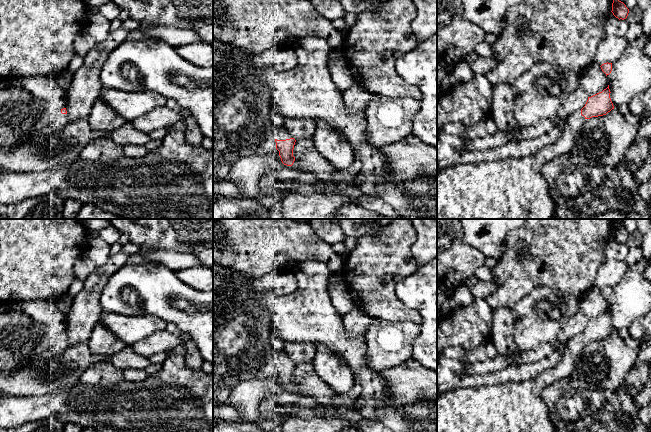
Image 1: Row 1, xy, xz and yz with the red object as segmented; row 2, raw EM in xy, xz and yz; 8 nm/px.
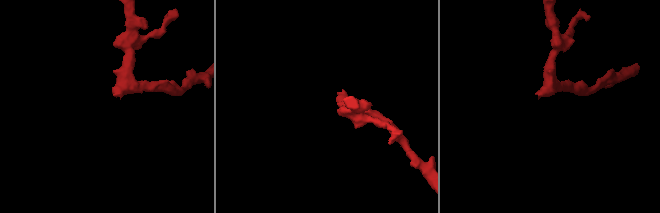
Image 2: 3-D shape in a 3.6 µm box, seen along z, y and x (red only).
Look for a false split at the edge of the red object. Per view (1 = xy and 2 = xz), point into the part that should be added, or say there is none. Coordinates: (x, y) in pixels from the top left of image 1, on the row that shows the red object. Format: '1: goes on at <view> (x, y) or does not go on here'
1: goes on at xy (59, 120)
2: goes on at xz (281, 134)

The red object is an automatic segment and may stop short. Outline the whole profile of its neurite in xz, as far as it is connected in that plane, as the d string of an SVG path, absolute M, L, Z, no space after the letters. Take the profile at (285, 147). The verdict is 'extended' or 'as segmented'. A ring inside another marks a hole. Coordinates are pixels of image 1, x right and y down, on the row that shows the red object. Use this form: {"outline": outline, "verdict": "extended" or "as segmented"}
{"outline": "M283 128L275 129L276 149L279 151L279 156L284 165L292 166L295 157L293 156L293 149L296 140Z", "verdict": "extended"}

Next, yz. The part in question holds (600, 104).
{"outline": "M608 85L602 92L588 97L585 106L567 118L562 135L534 155L476 164L454 164L438 170L437 219L552 219L554 203L549 195L548 184L542 176L541 168L544 163L562 154L572 152L575 134L582 128L587 119L606 115L614 109L610 93Z", "verdict": "extended"}

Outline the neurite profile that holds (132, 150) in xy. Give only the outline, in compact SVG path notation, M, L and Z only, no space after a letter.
M129 144L124 147L125 157L141 158L146 156L147 152L145 145Z

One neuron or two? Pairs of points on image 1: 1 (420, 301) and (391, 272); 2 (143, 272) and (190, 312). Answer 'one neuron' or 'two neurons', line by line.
1: two neurons
2: one neuron

